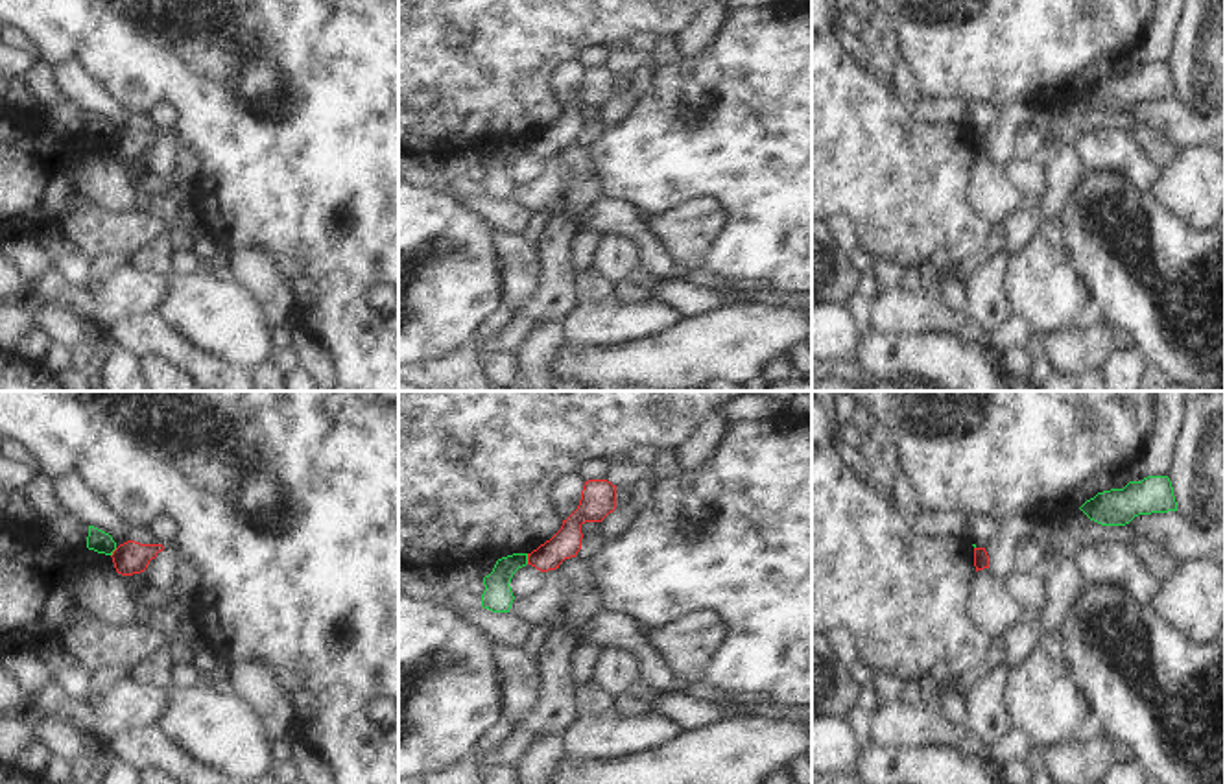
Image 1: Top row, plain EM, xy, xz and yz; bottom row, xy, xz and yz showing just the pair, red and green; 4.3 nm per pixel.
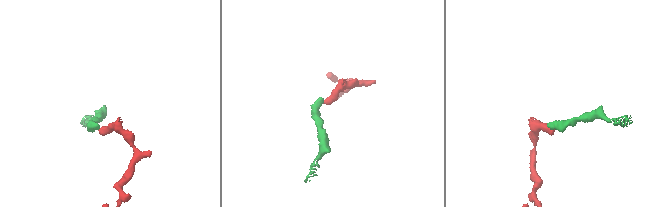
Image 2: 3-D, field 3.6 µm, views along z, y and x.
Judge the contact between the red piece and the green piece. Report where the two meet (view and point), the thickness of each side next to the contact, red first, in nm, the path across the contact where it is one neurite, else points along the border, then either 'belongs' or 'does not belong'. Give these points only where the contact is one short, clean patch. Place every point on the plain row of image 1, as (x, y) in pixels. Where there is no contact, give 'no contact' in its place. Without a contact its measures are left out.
xz (528, 146) | 120/130 nm | along xz (526, 141), (528, 150) | does not belong

